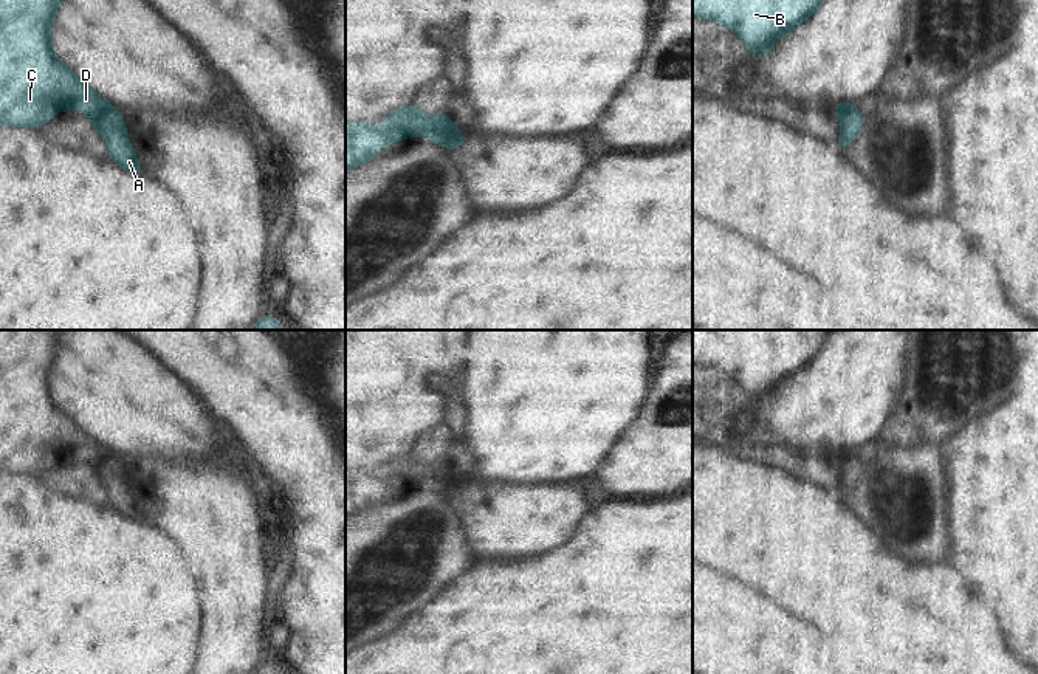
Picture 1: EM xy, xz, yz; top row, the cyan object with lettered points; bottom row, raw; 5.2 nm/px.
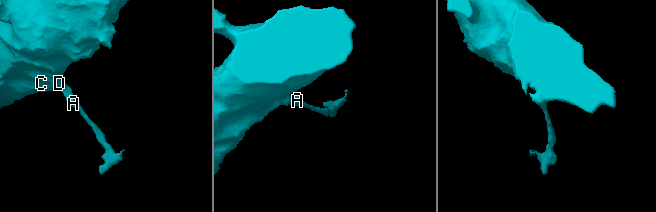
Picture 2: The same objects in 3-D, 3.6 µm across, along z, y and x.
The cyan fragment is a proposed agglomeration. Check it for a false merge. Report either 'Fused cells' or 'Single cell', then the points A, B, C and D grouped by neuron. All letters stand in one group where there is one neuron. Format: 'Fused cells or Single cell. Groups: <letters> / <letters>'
Fused cells. Groups: A / B C D

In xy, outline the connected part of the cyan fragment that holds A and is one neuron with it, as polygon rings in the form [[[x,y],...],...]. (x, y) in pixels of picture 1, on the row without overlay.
[[[108,456],[99,460],[93,468],[96,479],[99,479],[108,493],[110,505],[129,519],[143,519],[135,499],[129,490],[124,465],[116,456]]]

